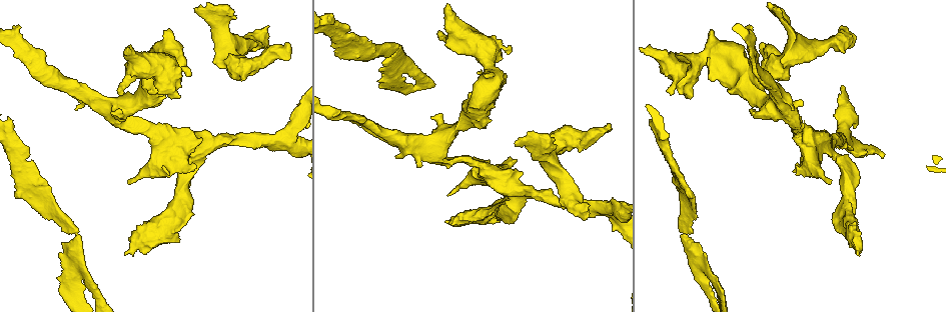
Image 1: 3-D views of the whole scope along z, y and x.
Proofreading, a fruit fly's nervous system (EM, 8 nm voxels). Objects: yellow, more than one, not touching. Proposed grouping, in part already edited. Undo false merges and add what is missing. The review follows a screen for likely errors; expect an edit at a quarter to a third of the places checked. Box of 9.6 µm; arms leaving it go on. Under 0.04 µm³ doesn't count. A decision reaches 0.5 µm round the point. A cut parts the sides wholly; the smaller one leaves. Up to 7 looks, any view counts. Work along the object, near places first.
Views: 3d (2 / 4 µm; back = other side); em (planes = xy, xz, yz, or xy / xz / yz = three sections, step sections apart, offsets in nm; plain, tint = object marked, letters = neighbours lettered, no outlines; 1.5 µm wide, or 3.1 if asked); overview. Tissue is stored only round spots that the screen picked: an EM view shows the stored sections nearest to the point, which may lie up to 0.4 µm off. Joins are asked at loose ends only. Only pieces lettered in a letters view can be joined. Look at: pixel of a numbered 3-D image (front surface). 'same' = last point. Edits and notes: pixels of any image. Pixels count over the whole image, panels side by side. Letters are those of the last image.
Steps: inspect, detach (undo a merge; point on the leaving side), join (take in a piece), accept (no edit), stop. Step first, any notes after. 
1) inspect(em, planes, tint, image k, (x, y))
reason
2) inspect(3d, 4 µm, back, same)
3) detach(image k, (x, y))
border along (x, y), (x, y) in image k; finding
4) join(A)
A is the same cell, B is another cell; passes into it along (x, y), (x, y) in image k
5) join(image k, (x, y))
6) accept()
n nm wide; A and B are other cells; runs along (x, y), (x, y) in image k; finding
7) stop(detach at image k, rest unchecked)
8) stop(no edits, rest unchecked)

inspect(em, xz, step 4, tint, image 1, (826, 146))
three arms meet

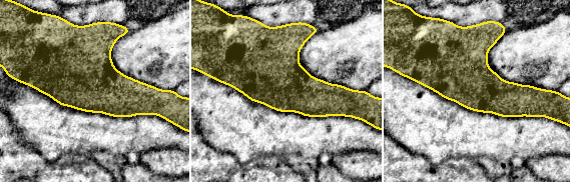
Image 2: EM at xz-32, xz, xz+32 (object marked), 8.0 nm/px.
inspect(em, planes, letters, same)
cut it another way

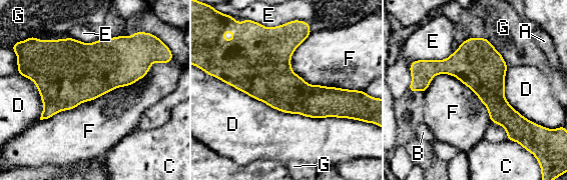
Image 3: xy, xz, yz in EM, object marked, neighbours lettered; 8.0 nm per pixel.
accept()
D touches over 1100 nm; A, B, C, D, E, F and G are other cells; one neuron here

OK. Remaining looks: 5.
inspect(3d, 4 µm, image 1, (774, 105))
sharp bend

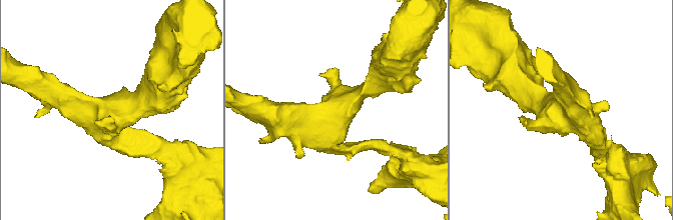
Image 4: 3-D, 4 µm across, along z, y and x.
inspect(em, xy, step 8, letters, image 4, (336, 110))
shape alone is not enough

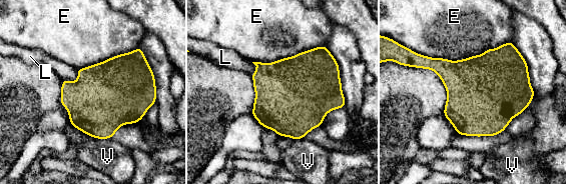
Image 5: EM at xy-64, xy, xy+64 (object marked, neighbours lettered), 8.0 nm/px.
accept()
E, L and V are other cells; border along (77, 70), (75, 80), (63, 80) in image 5; all the same neuron

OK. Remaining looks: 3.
inspect(3d, 4 µm, image 1, (658, 131))

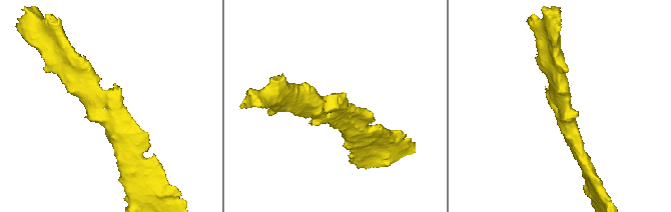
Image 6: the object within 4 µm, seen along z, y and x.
inspect(em, xz, step 4, letters, image 6, (114, 105))
now the EM

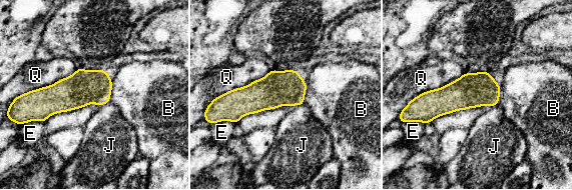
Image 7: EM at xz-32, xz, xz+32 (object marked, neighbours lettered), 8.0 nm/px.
accept()
280 nm wide; B, E, J and Q are other cells; all the same neuron

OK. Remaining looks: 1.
stop(no edits, rest unchecked)

